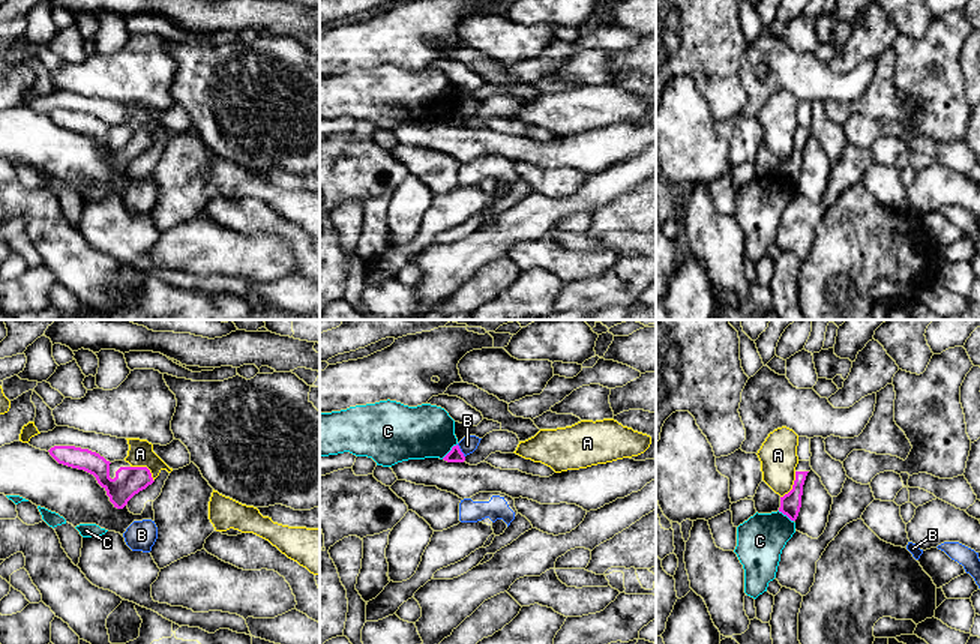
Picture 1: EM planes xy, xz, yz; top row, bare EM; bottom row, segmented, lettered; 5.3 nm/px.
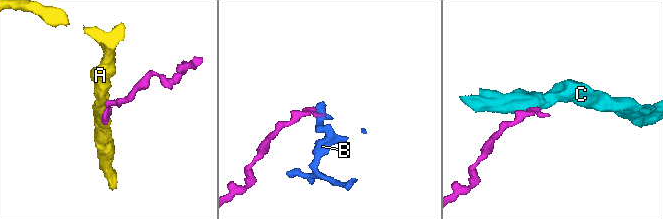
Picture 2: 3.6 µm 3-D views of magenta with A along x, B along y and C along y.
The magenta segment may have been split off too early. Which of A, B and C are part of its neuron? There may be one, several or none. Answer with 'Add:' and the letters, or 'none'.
Add: none

